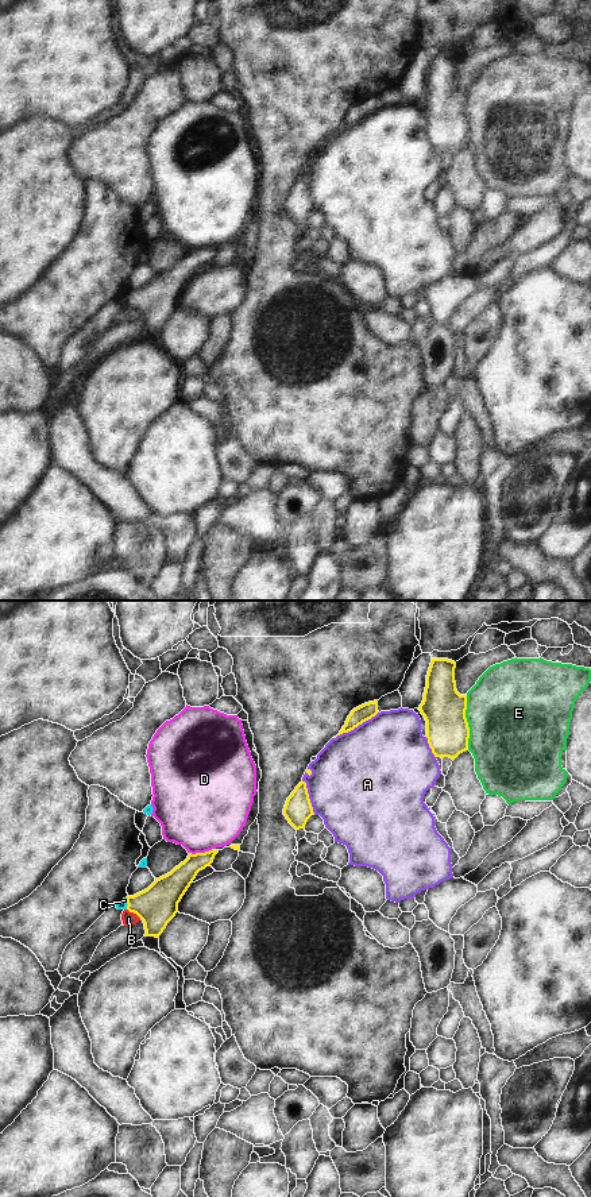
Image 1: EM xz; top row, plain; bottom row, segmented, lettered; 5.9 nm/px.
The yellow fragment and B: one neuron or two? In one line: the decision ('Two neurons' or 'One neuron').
Two neurons.

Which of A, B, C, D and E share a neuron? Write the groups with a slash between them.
A / B / C / D / E

